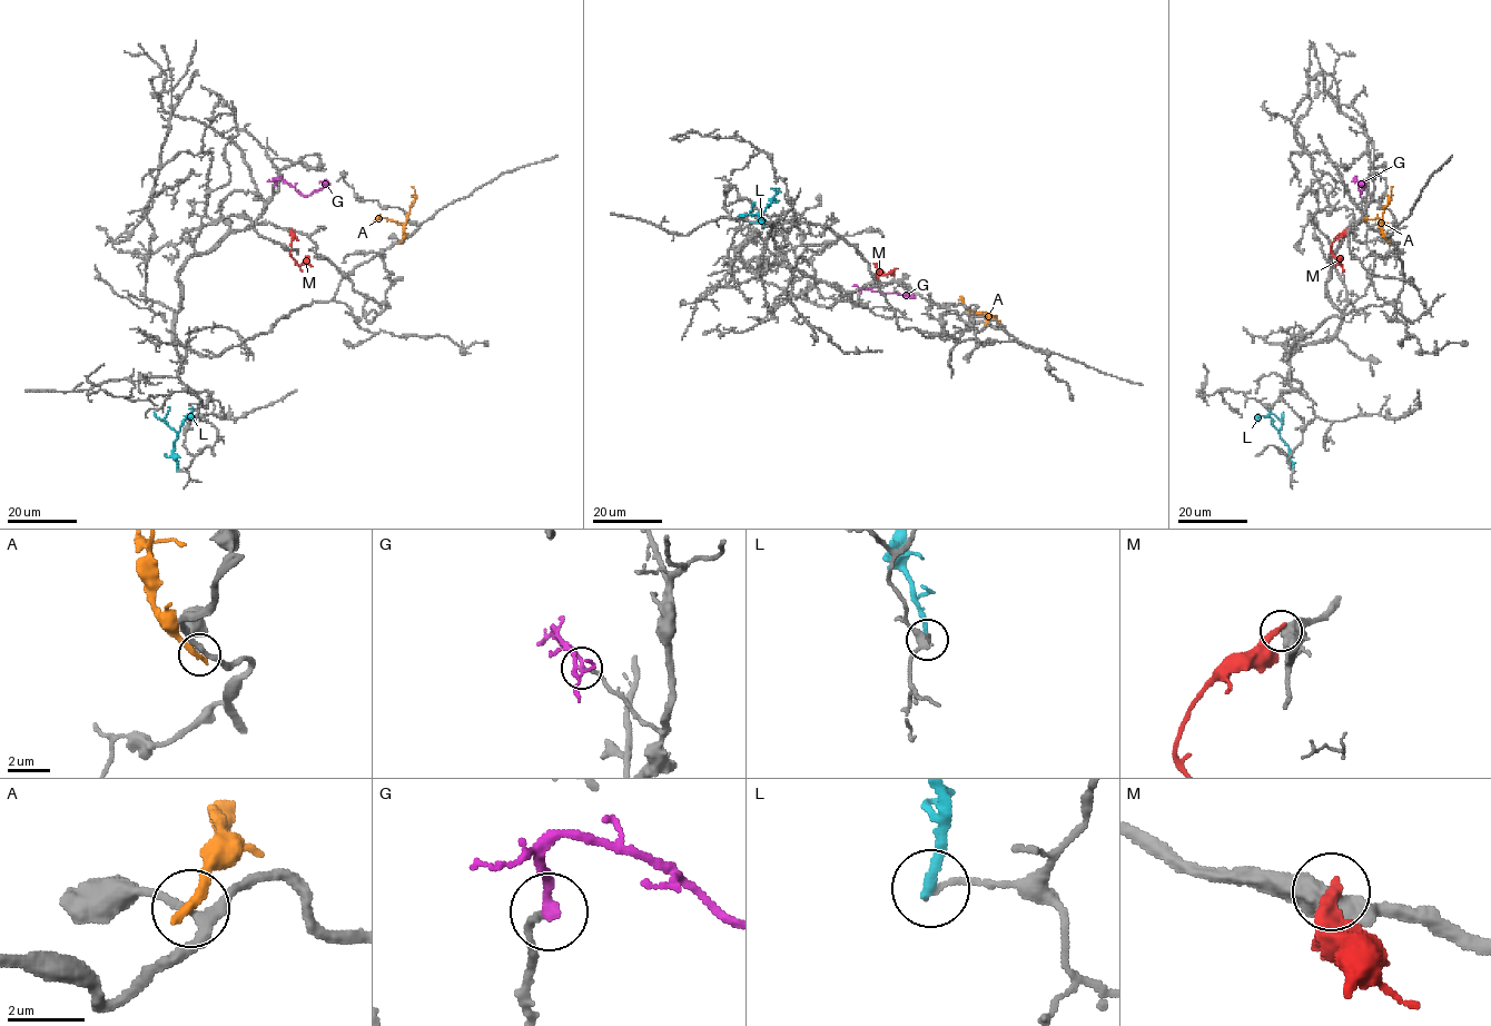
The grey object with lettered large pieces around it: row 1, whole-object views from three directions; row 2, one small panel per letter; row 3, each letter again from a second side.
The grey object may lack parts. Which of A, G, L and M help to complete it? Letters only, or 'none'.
G

